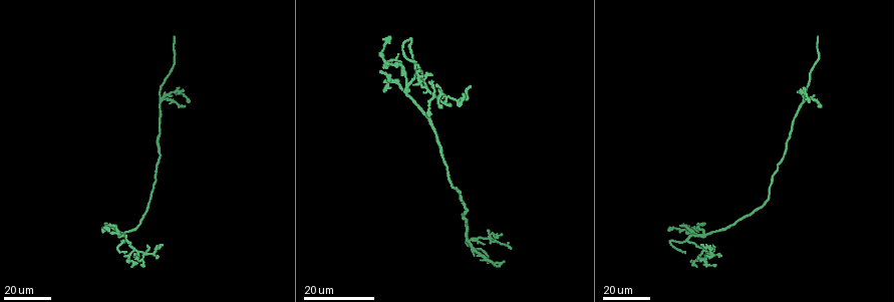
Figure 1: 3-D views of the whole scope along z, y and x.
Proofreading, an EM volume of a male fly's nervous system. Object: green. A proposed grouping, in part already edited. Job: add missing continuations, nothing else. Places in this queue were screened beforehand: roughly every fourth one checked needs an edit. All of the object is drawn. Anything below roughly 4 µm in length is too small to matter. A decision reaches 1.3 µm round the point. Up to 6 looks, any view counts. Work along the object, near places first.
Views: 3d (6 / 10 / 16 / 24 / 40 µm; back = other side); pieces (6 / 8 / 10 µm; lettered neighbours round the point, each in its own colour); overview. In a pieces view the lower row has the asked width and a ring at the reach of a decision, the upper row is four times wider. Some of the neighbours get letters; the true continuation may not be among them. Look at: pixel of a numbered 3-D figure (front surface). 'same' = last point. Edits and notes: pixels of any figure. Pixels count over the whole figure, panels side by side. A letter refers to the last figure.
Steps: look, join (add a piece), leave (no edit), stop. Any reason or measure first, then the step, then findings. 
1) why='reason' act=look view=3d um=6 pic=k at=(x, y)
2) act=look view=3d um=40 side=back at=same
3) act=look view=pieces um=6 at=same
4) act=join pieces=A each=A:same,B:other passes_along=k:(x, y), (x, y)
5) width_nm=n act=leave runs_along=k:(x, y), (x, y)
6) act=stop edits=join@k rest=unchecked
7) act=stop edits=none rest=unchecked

why='long arm stops here' act=look view=3d um=16 pic=1 at=(470, 86)

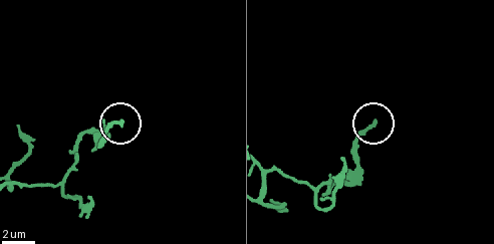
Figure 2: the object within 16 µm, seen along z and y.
act=look view=3d um=10 pic=2 at=(121, 122)

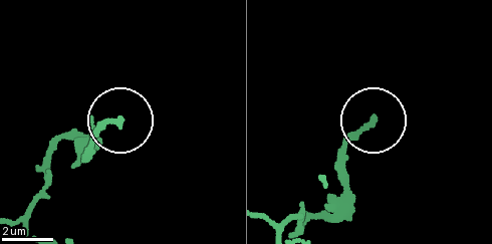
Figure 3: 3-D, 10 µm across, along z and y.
why='see the neighbours' act=look view=pieces um=6 pic=3 at=(121, 122)

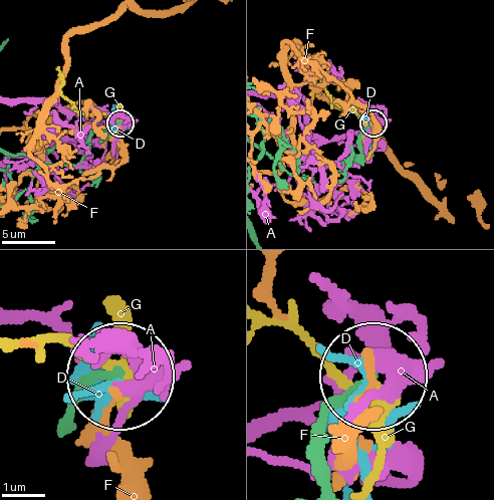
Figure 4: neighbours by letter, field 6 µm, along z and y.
act=leave each=A:other,D:other,F:other,G:other found='no lettered piece goes on from it'

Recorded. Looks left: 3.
why='branch stops here' act=look view=3d um=16 pic=1 at=(819, 35)

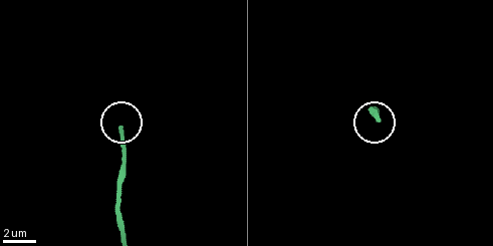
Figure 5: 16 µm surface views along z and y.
act=look view=3d um=10 pic=5 at=(120, 131)

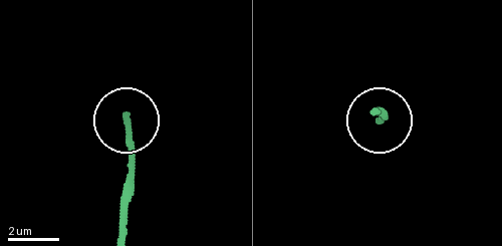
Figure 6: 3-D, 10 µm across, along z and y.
act=look view=pieces um=6 pic=6 at=(124, 117)

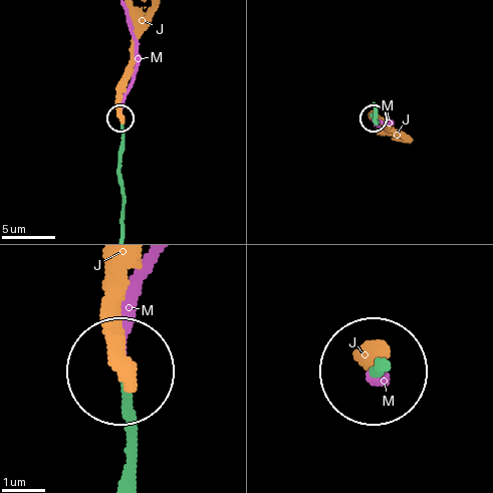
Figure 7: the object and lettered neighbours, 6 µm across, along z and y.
act=join pieces=M each=J:other,M:same passes_along=7:(120, 146), (120, 100), (137, 60), (137, 41), (128, 9) found='it goes on there'

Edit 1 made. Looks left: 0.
act=stop edits=join@7 rest=unchecked

